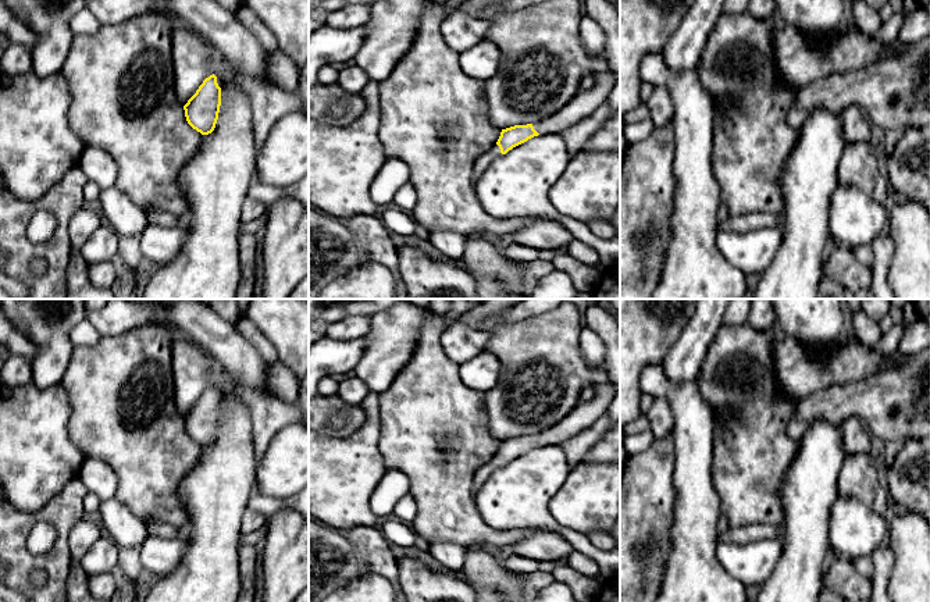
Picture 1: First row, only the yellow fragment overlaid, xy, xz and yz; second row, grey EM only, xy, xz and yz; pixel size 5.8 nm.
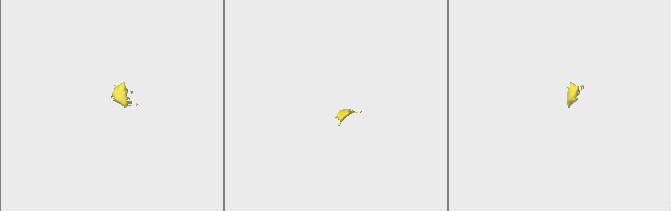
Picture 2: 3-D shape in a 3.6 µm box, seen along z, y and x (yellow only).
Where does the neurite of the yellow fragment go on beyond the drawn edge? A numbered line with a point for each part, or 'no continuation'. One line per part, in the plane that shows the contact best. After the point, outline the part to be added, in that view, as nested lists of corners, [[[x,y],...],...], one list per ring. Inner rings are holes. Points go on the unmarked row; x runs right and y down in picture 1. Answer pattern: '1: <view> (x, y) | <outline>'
1: xz (584, 415) | [[[598,384],[595,398],[589,402],[580,402],[563,420],[553,427],[534,434],[532,438],[539,446],[559,445],[562,446],[567,439],[576,437],[581,431],[589,428],[601,416],[607,413],[617,392],[614,384]]]
2: xz (480, 477) | [[[495,456],[482,470],[474,474],[474,480],[473,480],[473,495],[474,496],[480,491],[480,488],[484,485],[488,475],[493,473],[495,470],[499,470],[500,467],[502,467],[500,460],[498,456]]]

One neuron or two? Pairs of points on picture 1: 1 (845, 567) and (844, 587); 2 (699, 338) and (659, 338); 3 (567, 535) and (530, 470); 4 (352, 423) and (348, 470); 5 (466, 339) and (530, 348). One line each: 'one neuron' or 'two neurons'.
1: one neuron
2: two neurons
3: one neuron
4: two neurons
5: two neurons

